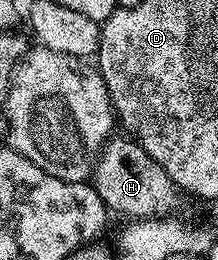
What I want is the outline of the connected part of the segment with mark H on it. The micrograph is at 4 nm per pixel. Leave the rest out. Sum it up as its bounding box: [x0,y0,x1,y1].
[91,136,183,219]

